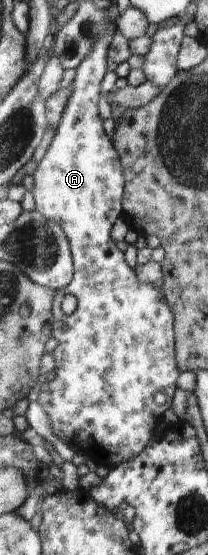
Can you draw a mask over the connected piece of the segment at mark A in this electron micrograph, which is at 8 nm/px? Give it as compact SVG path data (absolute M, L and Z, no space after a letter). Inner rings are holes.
M110 24L106 33L97 37L97 40L92 44L90 53L82 59L82 61L76 67L76 76L71 83L71 94L68 98L66 107L62 112L61 120L57 125L53 141L43 155L43 158L38 162L38 165L34 167L32 171L32 177L34 179L34 185L31 189L35 201L35 210L38 210L42 215L45 215L48 219L56 221L60 224L62 231L67 235L69 246L71 249L73 259L73 278L71 282L66 285L64 289L58 290L55 293L53 304L52 304L52 324L51 324L51 337L55 337L58 340L58 346L52 352L55 359L55 379L47 382L41 387L41 393L38 396L37 402L44 408L44 411L48 414L52 431L58 439L68 439L70 445L74 446L77 452L82 452L87 458L92 459L98 466L106 466L112 469L121 463L126 463L136 457L145 447L152 443L154 440L154 433L156 427L161 421L162 415L166 410L169 410L172 405L172 397L174 391L176 391L176 379L180 375L180 372L176 365L175 360L175 333L174 333L174 318L173 313L170 311L170 306L167 304L166 298L164 297L161 289L147 283L140 283L138 281L136 272L133 268L128 267L124 254L118 250L116 243L110 238L110 231L112 225L118 217L121 217L122 213L122 200L125 186L125 179L123 176L122 166L120 158L116 149L114 149L111 139L104 132L102 127L103 119L100 118L98 112L98 99L100 95L100 83L102 78L107 73L107 51L110 42L113 38L113 33L116 31L115 27ZM64 295L74 295L77 299L76 310L68 315L62 312L60 305Z

